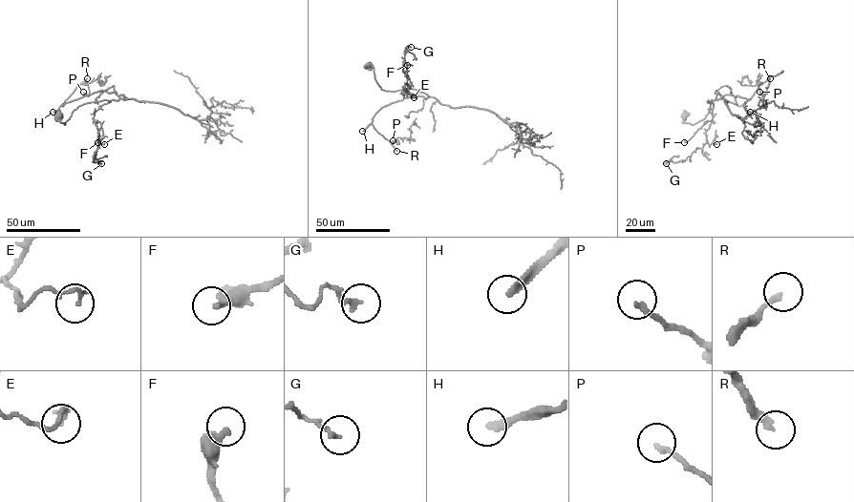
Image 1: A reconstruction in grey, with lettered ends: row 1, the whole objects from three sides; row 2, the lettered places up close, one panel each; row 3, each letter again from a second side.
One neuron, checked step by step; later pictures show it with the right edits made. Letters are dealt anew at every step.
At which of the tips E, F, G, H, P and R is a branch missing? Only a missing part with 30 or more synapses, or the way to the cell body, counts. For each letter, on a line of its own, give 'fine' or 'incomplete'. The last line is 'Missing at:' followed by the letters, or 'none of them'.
E: fine
F: incomplete
G: fine
H: incomplete
P: fine
R: incomplete
Missing at: F, H, R

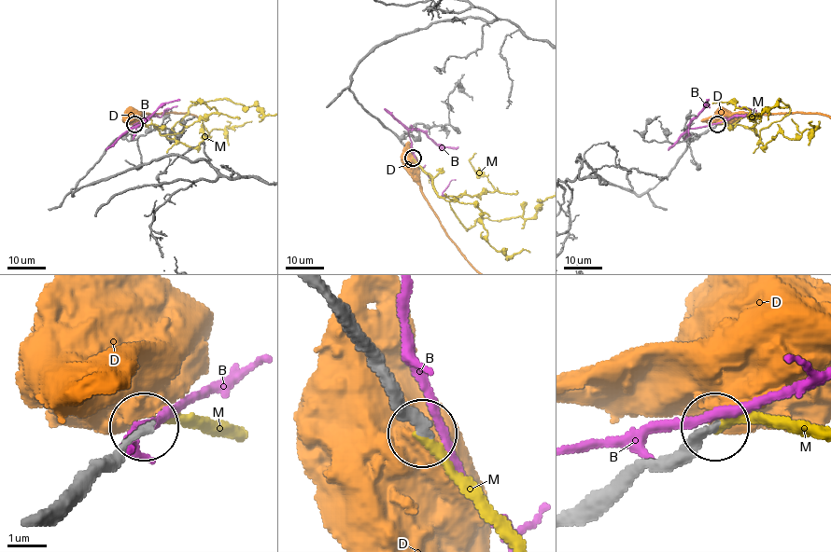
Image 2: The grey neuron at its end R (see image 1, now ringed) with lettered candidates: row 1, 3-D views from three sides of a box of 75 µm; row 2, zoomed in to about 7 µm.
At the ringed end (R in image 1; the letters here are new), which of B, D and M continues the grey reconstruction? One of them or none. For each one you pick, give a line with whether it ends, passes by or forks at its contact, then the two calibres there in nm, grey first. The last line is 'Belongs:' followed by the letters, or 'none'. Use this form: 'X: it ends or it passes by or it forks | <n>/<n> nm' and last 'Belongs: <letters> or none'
M: it ends | 240/240 nm
Belongs: M

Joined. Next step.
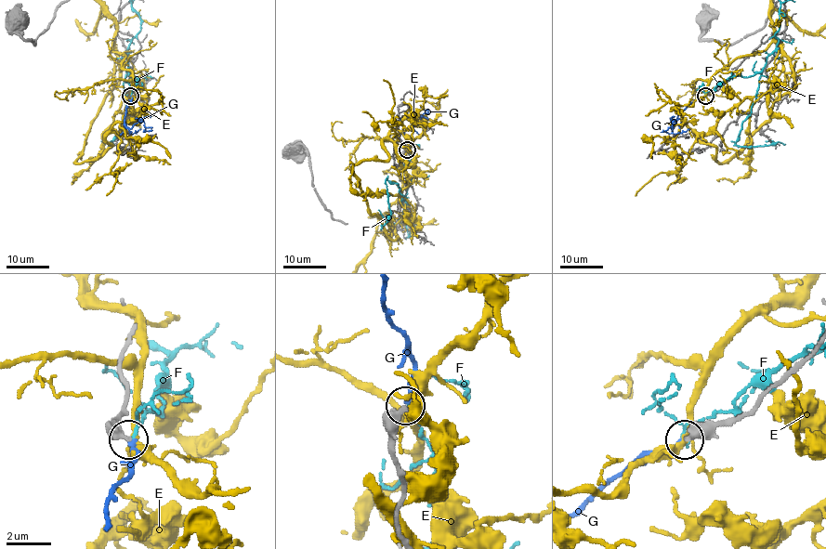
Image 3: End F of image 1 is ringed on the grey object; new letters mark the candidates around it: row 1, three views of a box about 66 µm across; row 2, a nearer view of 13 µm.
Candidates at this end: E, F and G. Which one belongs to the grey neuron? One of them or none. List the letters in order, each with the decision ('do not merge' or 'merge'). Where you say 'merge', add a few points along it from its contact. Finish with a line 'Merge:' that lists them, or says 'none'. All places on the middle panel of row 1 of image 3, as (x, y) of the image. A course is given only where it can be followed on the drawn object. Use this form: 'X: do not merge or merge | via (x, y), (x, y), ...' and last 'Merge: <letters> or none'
E: do not merge
F: do not merge
G: merge
Merge: G

